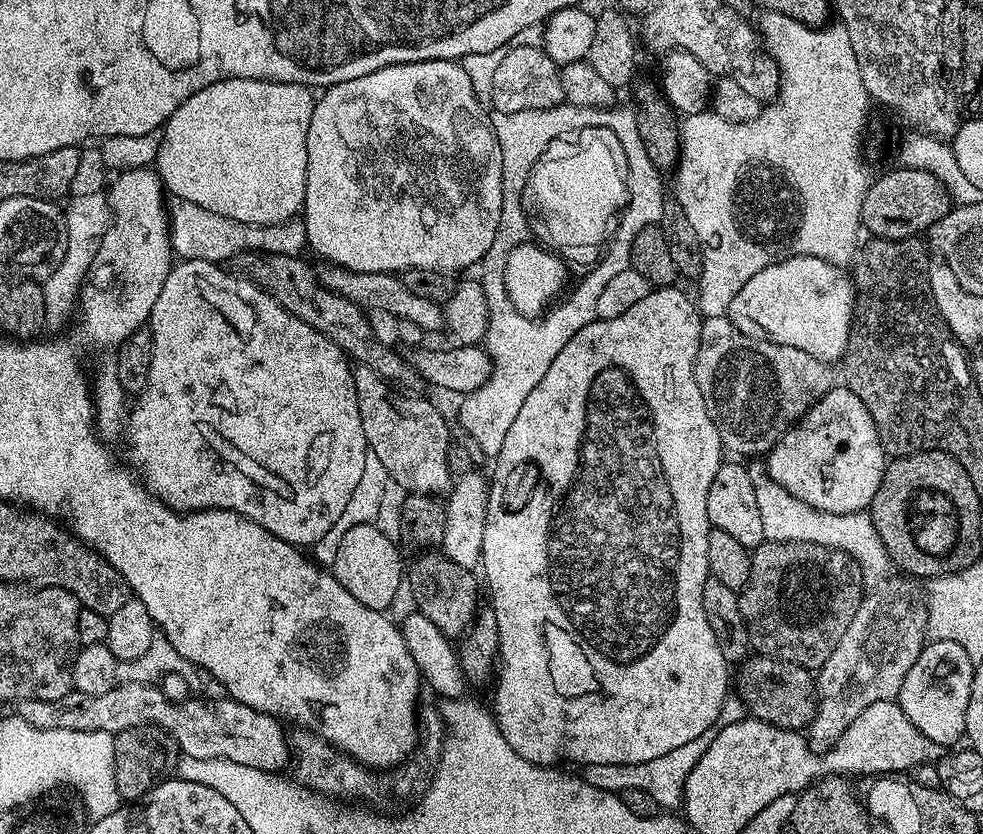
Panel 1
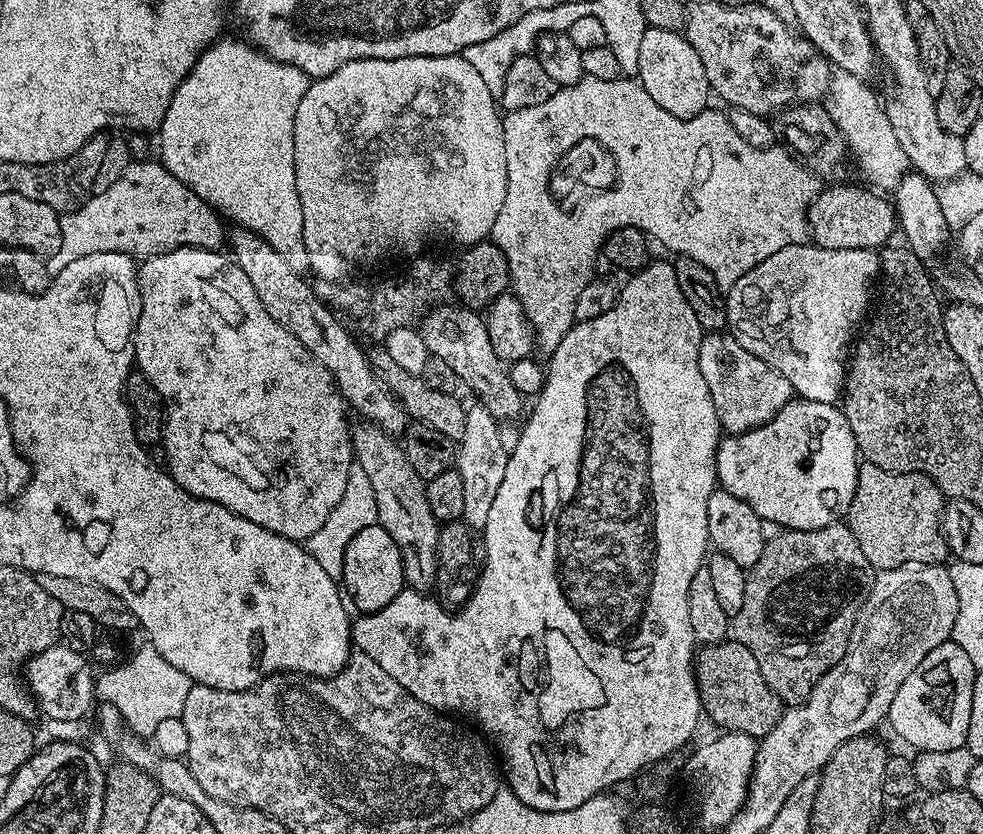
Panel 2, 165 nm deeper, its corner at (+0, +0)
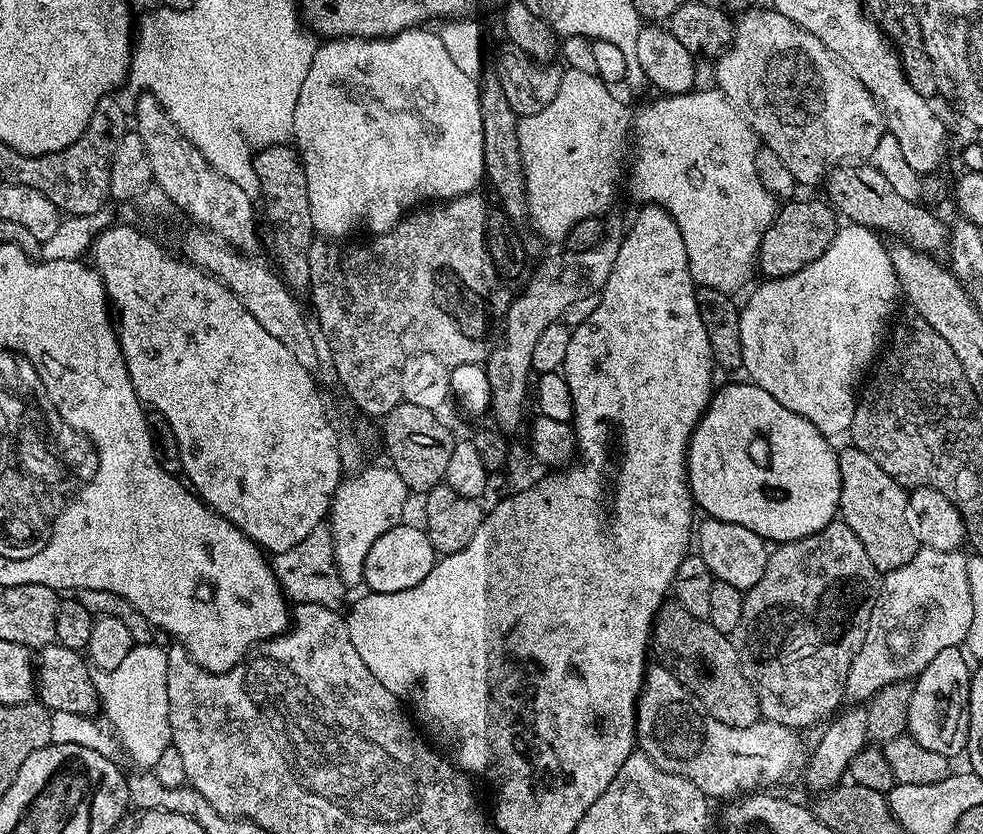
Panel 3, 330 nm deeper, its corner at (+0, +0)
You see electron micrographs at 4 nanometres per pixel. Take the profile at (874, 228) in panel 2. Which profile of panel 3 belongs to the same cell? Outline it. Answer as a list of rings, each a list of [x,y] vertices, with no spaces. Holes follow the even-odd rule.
[[[793,198],[777,211],[772,225],[764,232],[760,243],[758,268],[768,278],[789,276],[817,260],[832,244],[838,231],[837,217],[831,204],[820,200]]]

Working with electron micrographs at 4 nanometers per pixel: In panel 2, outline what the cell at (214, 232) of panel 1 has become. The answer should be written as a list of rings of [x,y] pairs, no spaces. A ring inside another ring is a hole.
[[[152,160],[145,164],[130,162],[114,186],[106,186],[106,190],[93,194],[78,210],[61,215],[62,246],[47,257],[49,272],[61,272],[70,262],[86,258],[86,254],[125,251],[127,244],[140,244],[145,257],[179,248],[220,250],[225,247],[225,221],[216,209],[178,182],[163,164]]]

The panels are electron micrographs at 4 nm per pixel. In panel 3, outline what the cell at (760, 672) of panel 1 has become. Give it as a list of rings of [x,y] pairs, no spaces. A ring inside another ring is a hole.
[[[666,602],[660,608],[656,621],[652,624],[652,643],[650,652],[661,665],[668,668],[670,674],[676,676],[682,683],[697,696],[699,702],[706,706],[706,710],[717,720],[732,727],[753,726],[762,720],[758,706],[758,694],[754,694],[754,686],[742,674],[742,666],[738,662],[736,647],[725,633],[714,630],[707,619],[692,616],[680,604]]]

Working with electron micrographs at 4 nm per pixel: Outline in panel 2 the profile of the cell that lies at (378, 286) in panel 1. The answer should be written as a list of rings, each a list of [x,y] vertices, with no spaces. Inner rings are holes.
[[[444,304],[441,308],[432,306],[425,311],[429,311],[425,316],[423,313],[418,324],[422,342],[426,342],[429,353],[435,359],[446,362],[446,366],[450,366],[450,370],[466,382],[469,393],[474,394],[475,399],[488,408],[497,421],[512,422],[520,411],[525,411],[525,397],[520,395],[511,381],[505,361],[500,360],[498,354],[494,354],[494,346],[490,346],[485,317],[479,311],[453,304]]]

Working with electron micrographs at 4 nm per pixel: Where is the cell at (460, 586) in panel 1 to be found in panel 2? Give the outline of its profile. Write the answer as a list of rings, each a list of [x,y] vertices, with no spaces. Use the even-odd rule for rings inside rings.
[[[366,419],[356,423],[350,428],[352,455],[367,477],[368,491],[377,508],[376,523],[394,538],[402,554],[405,585],[412,590],[431,589],[436,583],[436,547],[442,524],[426,502],[426,481],[410,466],[410,458],[406,458],[401,441],[393,433],[382,431]]]

